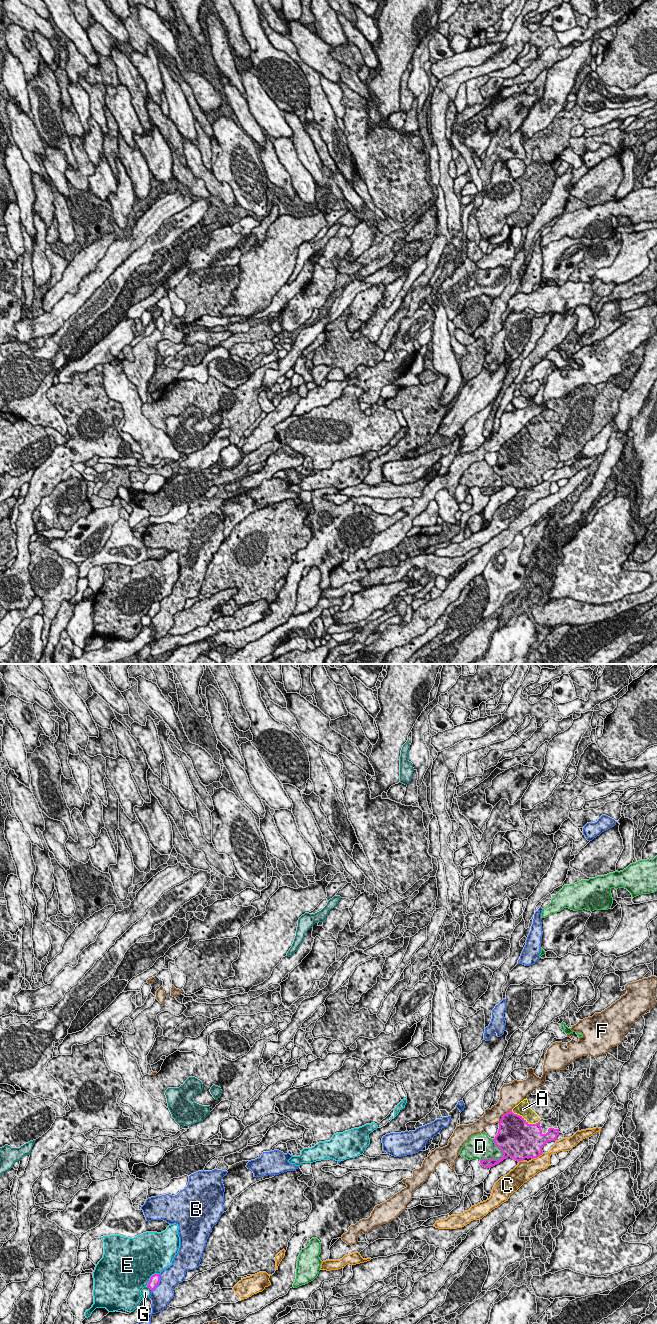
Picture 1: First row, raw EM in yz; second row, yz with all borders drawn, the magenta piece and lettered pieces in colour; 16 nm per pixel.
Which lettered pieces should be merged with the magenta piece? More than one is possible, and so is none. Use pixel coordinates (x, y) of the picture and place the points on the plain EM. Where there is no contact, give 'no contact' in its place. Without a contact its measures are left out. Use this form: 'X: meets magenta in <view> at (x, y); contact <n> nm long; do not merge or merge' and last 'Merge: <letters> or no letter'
A: meets magenta in yz at (525, 448); contact 500 nm long; merge
B: meets magenta in yz at (158, 611); contact 320 nm long; do not merge
C: meets magenta in yz at (537, 484); contact 220 nm long; do not merge
D: meets magenta in yz at (499, 487); contact 420 nm long; do not merge
E: meets magenta in yz at (151, 605); contact 320 nm long; do not merge
F: meets magenta in yz at (503, 443); contact 320 nm long; do not merge
G: meets magenta in yz at (149, 616); contact 110 nm long; do not merge
Merge: A

